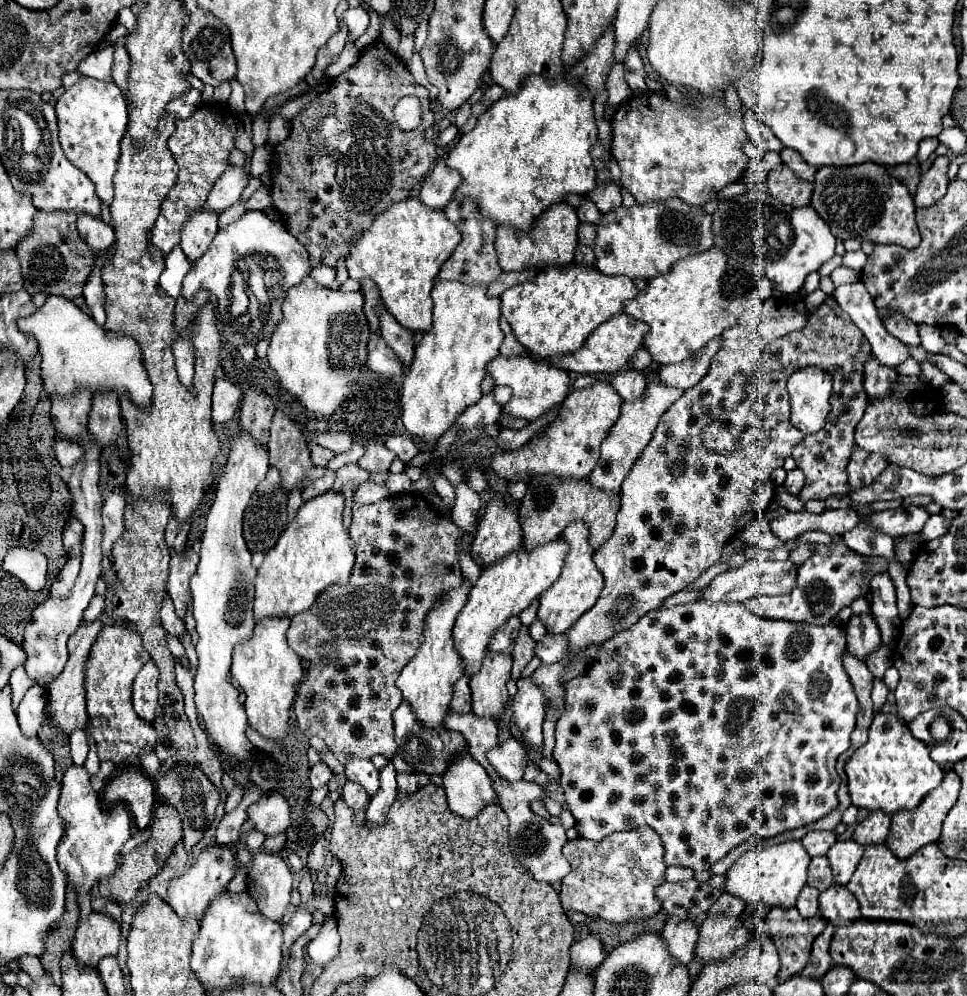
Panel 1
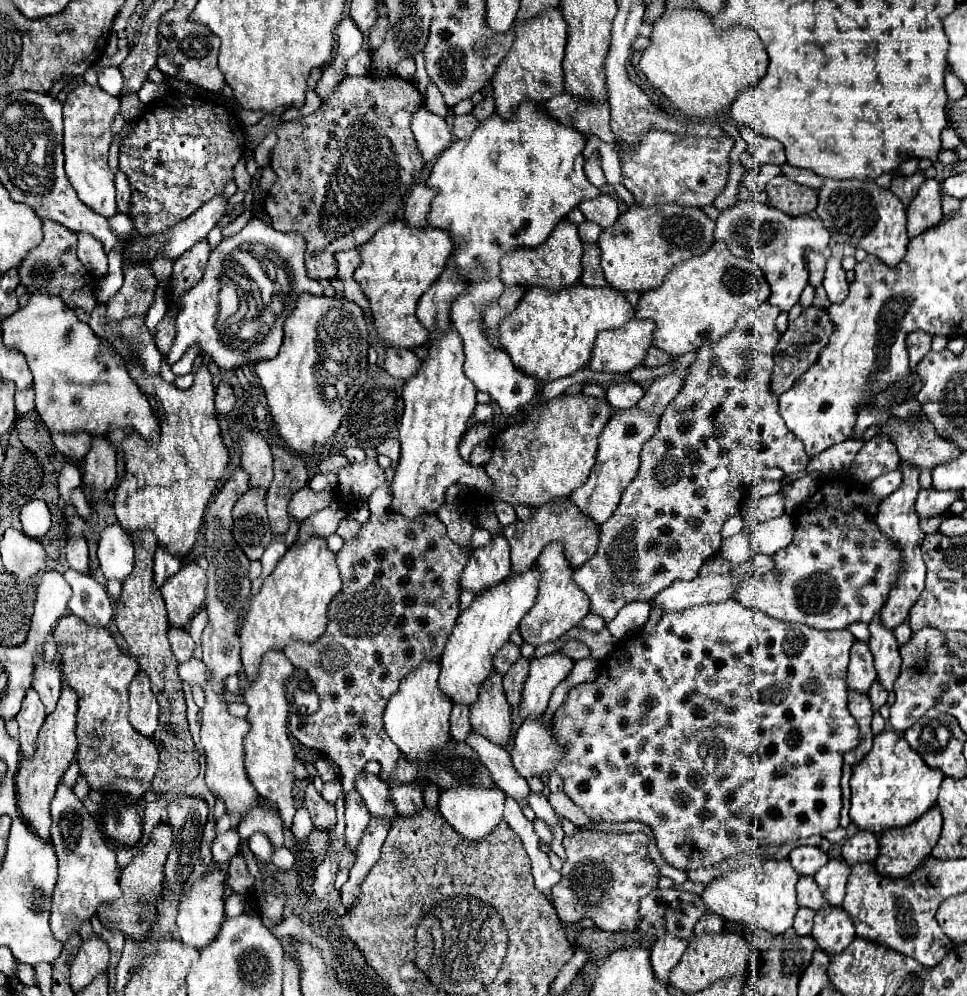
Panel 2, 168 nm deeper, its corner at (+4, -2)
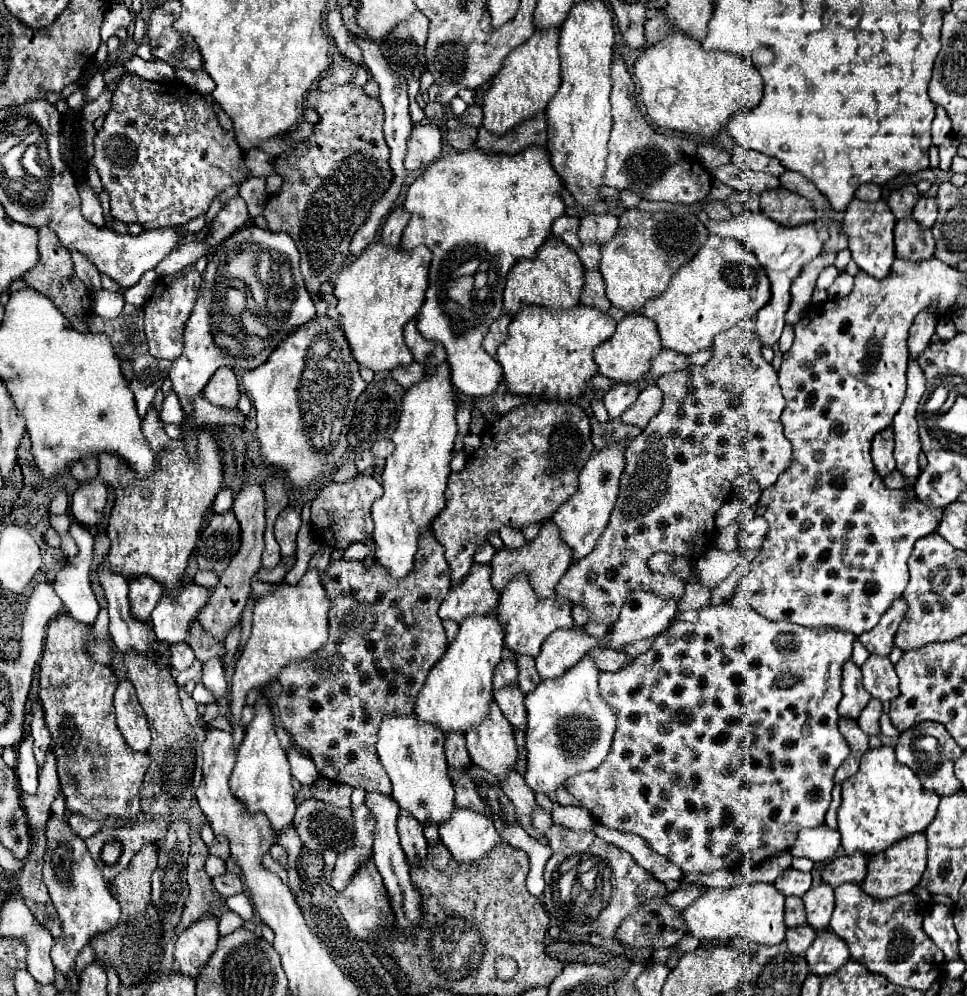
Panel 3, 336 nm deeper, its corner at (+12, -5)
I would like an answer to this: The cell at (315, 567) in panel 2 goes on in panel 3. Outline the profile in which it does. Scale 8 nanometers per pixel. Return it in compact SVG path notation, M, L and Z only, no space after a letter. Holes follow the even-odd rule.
M316 568L308 570L296 586L280 582L266 596L256 600L252 614L252 634L236 660L236 670L232 678L232 718L240 720L240 712L248 690L266 686L274 682L280 668L288 662L308 658L312 652L320 650L328 640L328 608L330 598L320 582Z

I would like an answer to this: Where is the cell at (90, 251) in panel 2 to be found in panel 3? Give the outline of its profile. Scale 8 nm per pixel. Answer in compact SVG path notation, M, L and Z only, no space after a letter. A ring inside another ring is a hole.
M72 250L72 262L74 262L74 272L76 276L88 286L88 290L92 292L98 292L100 290L100 272L94 264L90 264L80 252Z

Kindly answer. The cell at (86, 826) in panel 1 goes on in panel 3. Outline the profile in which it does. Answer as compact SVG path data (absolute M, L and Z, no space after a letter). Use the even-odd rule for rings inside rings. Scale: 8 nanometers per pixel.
M50 816L46 826L46 854L44 854L44 884L48 886L50 900L58 912L62 922L62 936L56 938L52 946L52 962L56 970L68 974L74 968L76 954L82 946L98 932L106 932L114 928L120 918L120 906L116 898L110 894L100 868L90 856L86 842L76 836L70 824L64 818Z

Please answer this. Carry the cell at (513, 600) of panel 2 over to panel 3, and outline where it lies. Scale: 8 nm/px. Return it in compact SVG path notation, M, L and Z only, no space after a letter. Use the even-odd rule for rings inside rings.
M490 612L486 616L468 616L460 622L458 634L454 638L454 642L448 646L448 650L444 652L442 660L434 664L434 668L430 670L418 698L416 698L416 706L414 712L420 718L420 722L432 722L438 724L442 728L442 732L466 732L468 728L480 724L484 720L484 716L488 714L488 706L492 702L492 670L494 666L500 662L502 656L502 648L504 648L504 626L502 620L498 618L498 612Z

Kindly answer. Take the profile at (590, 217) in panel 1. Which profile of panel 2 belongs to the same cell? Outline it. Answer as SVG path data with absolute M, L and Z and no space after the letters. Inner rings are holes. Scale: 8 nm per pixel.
M590 221L578 225L578 235L580 235L580 239L582 239L584 243L598 243L600 233L602 233L602 229L600 229L598 225L590 223Z

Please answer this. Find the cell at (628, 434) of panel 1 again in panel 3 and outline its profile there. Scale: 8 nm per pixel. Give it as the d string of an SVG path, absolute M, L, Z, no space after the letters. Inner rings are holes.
M610 444L608 448L602 448L598 452L592 452L588 462L584 464L580 476L578 476L578 490L572 498L568 498L552 516L556 526L562 532L564 542L574 550L574 560L584 558L586 554L592 552L596 546L598 536L604 532L610 512L616 504L618 498L618 488L620 488L620 476L624 472L626 460L624 460L626 444Z

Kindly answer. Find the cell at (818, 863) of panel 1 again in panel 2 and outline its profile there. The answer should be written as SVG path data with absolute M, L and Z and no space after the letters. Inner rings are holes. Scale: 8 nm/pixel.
M800 877L796 891L798 891L798 905L800 907L808 907L812 911L820 911L824 907L824 897L822 897L820 889L816 887L814 877Z

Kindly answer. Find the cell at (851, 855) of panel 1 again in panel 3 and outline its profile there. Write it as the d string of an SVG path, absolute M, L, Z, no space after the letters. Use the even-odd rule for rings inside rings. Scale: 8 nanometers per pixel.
M818 884L810 888L804 896L808 924L814 930L826 930L830 924L830 916L834 910L834 888L830 884Z

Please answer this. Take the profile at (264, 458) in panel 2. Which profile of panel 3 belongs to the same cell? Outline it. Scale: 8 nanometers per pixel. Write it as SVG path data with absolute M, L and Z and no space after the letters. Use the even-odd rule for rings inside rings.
M246 482L244 488L240 488L236 492L232 510L234 510L234 514L236 514L236 518L240 520L240 526L242 526L242 546L240 546L240 552L232 558L232 562L224 570L224 574L220 576L218 586L214 588L208 604L202 608L202 612L198 616L198 622L204 626L204 630L216 640L224 640L228 630L234 628L240 622L242 610L244 610L248 594L250 594L250 578L262 568L264 510L266 510L266 498L264 498L262 488L252 484L252 482Z

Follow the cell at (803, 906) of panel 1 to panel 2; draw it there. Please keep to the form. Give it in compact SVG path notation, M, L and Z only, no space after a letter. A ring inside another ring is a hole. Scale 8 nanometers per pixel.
M800 907L798 913L796 913L796 917L794 917L794 931L796 931L796 935L800 935L800 937L810 935L810 931L812 931L812 919L814 919L814 913L808 911L808 909L804 909L804 907Z

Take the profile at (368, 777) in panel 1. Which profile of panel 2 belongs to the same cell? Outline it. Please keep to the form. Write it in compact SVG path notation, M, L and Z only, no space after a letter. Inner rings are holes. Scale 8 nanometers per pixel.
M360 773L358 779L356 779L356 791L362 795L368 811L374 817L390 819L390 821L394 821L398 817L396 807L392 805L390 787L378 775Z

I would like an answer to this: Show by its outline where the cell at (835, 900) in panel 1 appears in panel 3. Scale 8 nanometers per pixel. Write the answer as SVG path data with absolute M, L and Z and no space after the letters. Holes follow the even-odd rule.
M818 930L812 946L806 950L810 972L818 976L836 972L842 964L848 962L848 958L850 958L848 946L832 930Z

